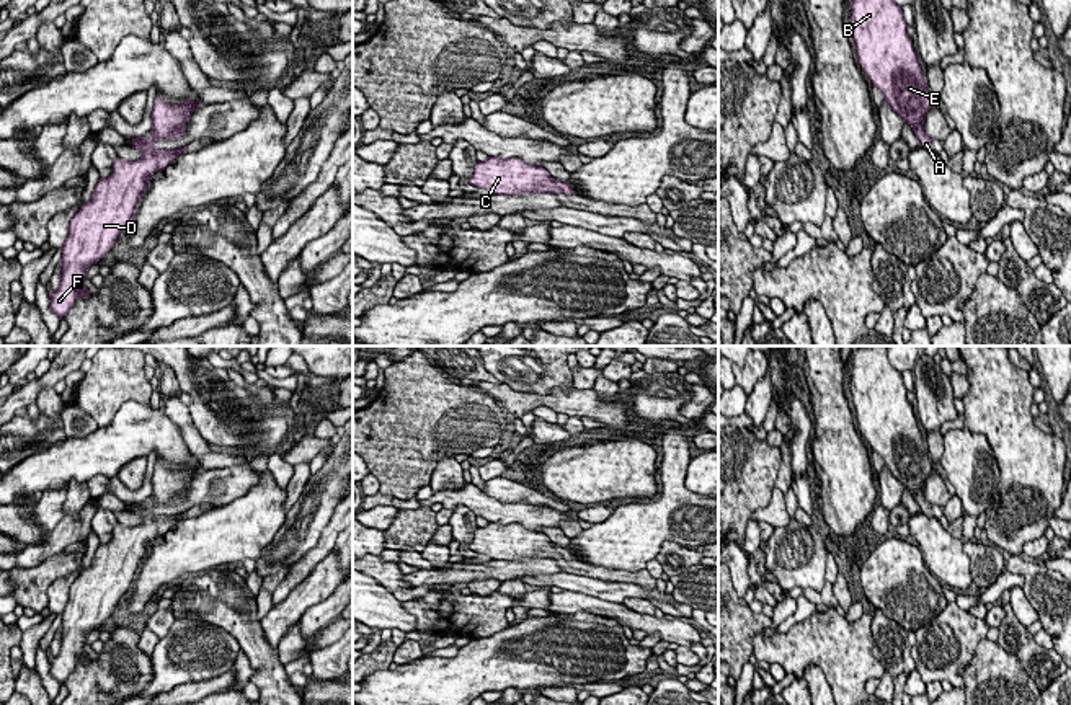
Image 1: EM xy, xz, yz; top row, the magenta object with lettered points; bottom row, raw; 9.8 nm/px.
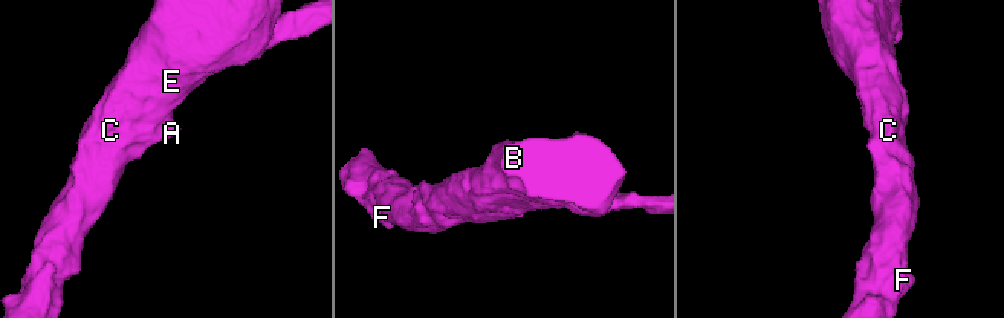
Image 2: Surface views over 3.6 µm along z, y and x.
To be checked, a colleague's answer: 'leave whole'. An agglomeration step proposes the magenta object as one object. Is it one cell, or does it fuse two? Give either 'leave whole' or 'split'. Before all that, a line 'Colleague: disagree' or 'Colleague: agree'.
Colleague: agree
leave whole

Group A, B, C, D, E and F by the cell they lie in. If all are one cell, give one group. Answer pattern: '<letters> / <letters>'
A B C D E F

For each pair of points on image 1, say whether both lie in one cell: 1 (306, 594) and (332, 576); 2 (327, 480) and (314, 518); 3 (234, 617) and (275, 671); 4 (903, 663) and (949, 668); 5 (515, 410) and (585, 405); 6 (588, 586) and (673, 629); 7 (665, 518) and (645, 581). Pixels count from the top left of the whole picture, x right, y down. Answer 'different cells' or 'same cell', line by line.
1: same cell
2: same cell
3: same cell
4: different cells
5: same cell
6: different cells
7: different cells

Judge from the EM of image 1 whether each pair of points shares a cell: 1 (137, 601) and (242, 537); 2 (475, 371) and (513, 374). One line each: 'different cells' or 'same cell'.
1: same cell
2: different cells

